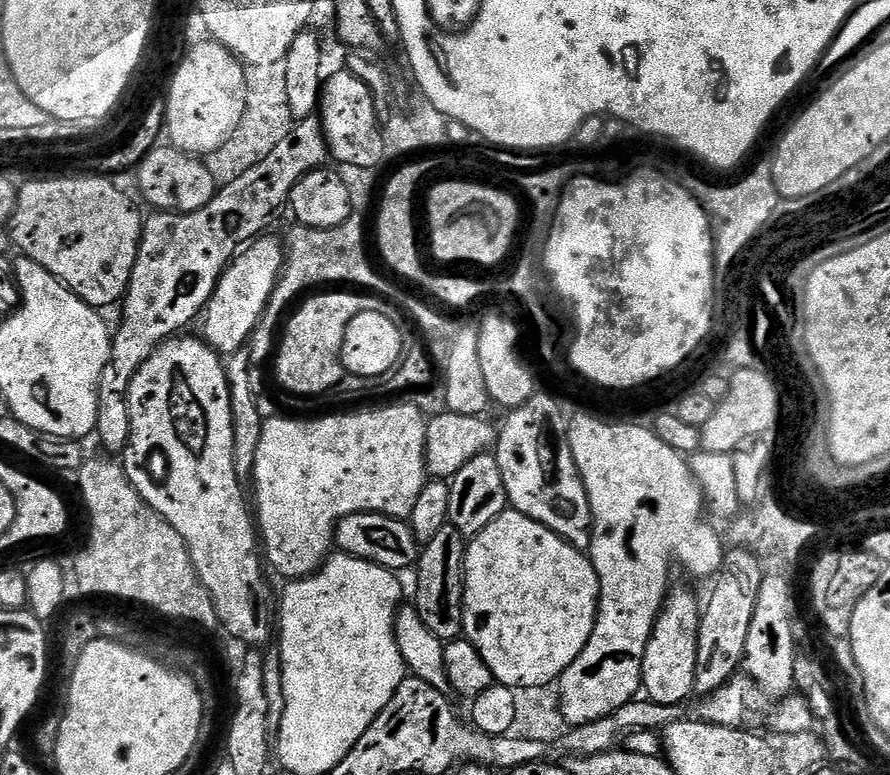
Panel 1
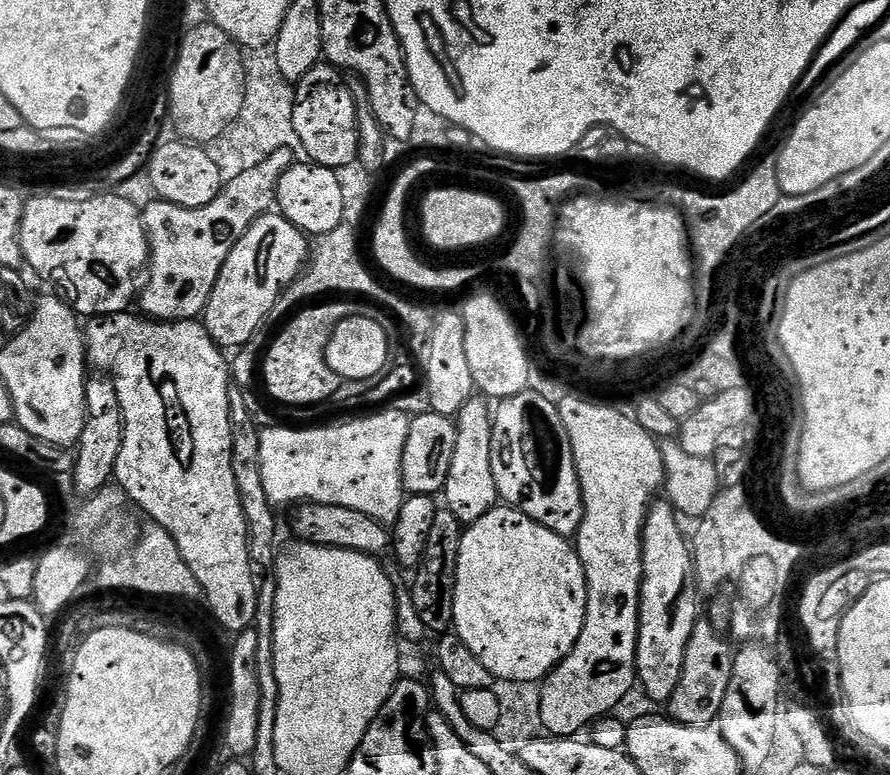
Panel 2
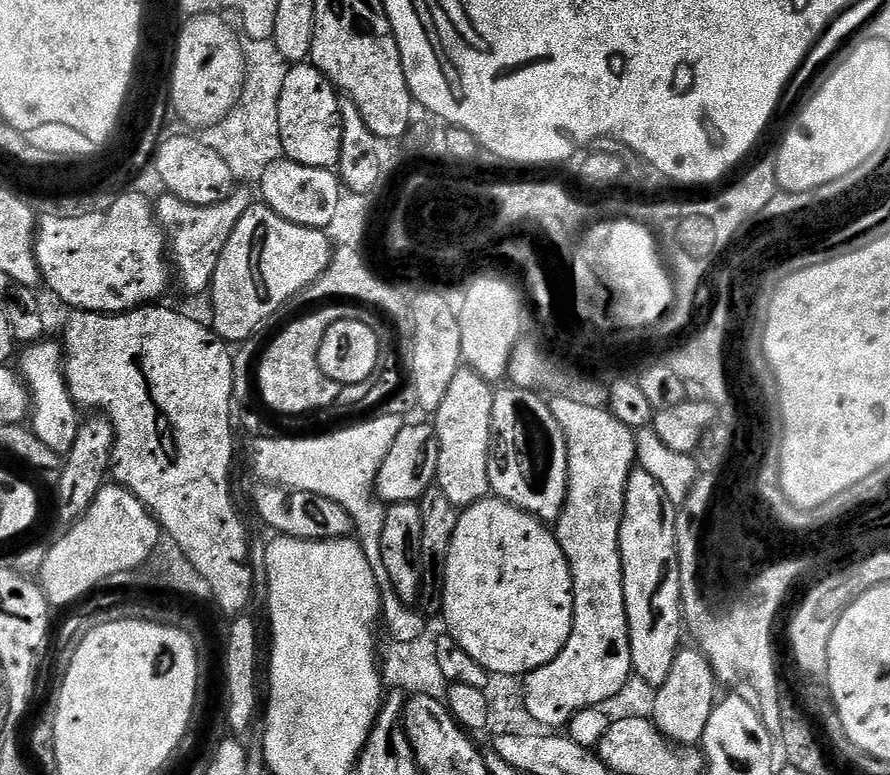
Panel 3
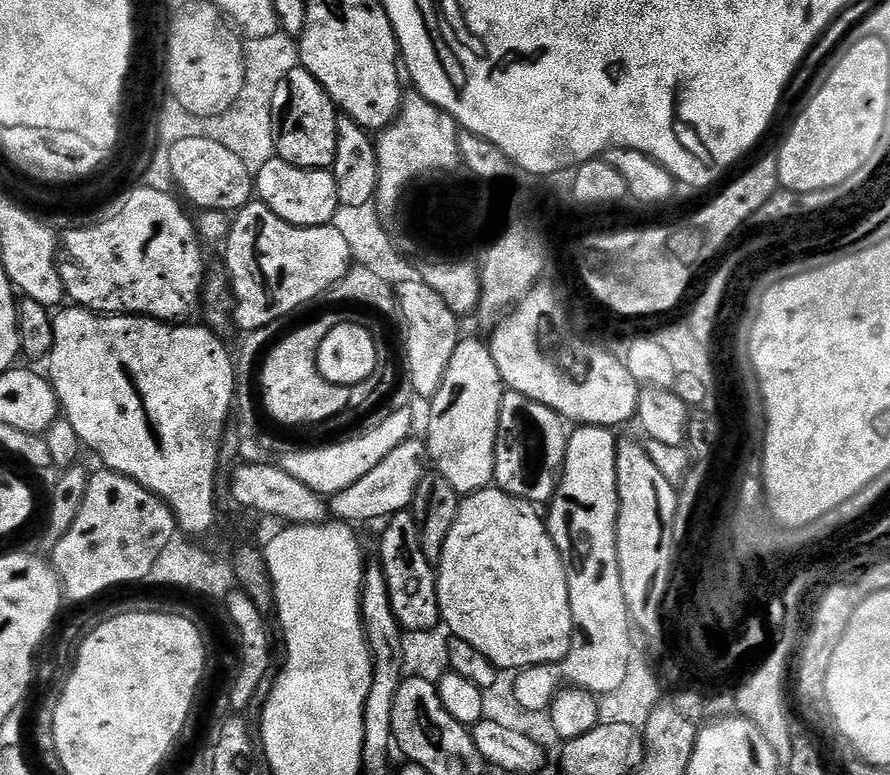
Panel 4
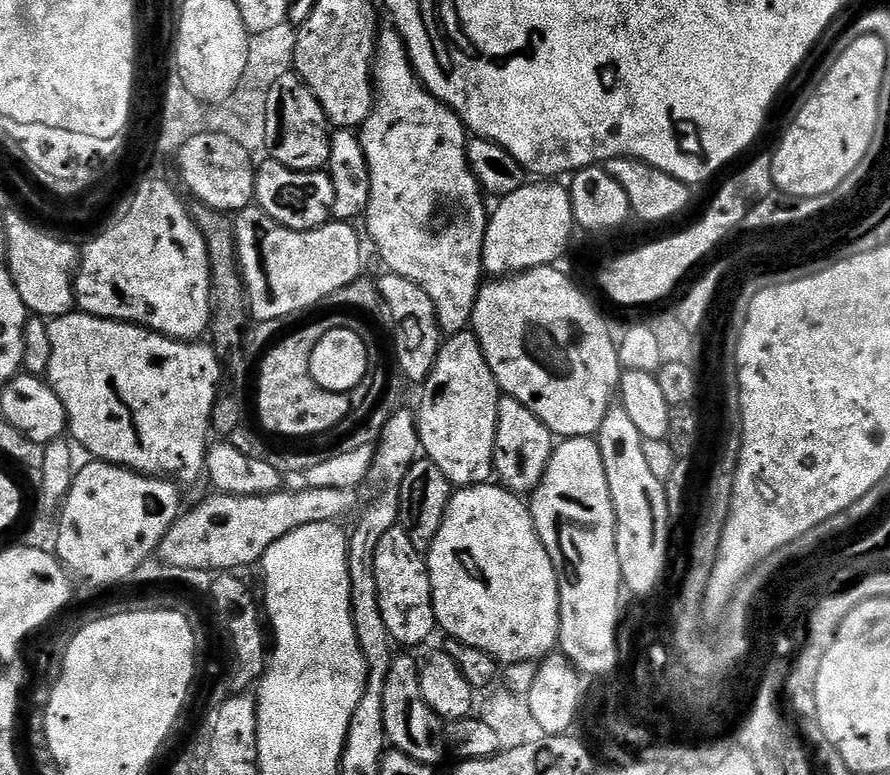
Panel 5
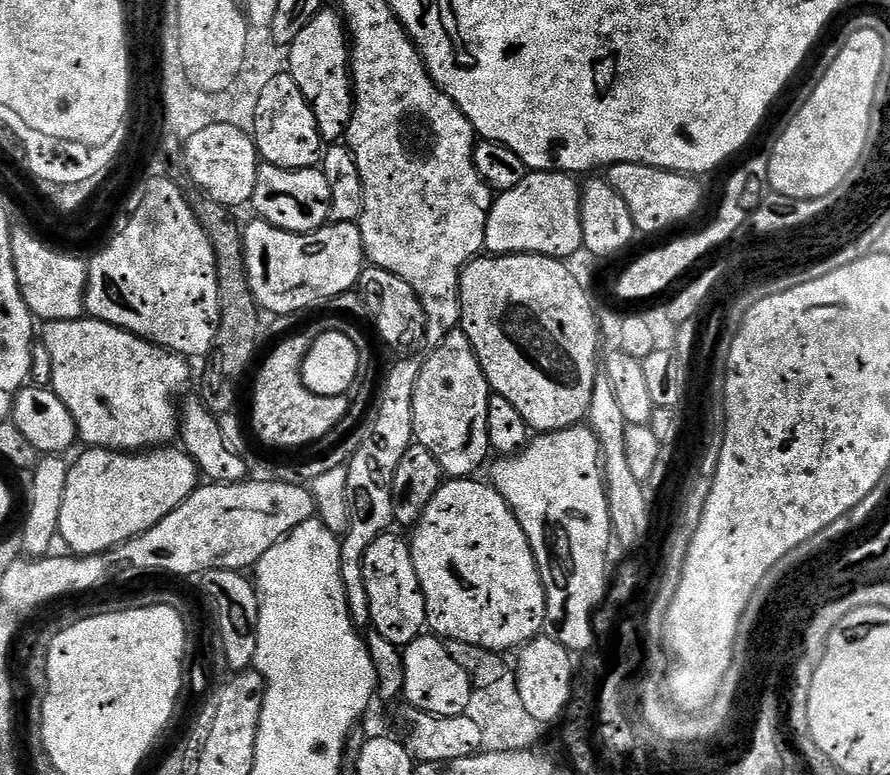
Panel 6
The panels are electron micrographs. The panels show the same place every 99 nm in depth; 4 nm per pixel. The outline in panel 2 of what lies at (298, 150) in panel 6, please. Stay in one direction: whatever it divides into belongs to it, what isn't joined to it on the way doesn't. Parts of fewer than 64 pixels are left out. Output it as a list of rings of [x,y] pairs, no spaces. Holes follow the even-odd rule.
[[[321,62],[295,85],[296,105],[292,122],[294,140],[304,147],[313,164],[335,170],[357,163],[359,154],[359,114],[350,90],[344,87],[345,77],[327,62]]]

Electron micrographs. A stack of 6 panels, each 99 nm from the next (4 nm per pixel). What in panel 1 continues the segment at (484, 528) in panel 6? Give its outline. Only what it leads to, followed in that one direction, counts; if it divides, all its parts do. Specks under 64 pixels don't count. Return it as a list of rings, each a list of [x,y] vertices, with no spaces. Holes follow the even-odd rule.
[[[505,510],[486,530],[482,530],[478,535],[471,537],[467,541],[464,550],[464,631],[463,635],[482,654],[482,662],[490,666],[490,674],[497,684],[505,684],[507,688],[513,690],[525,688],[526,686],[546,686],[555,685],[561,674],[565,672],[582,654],[586,642],[590,642],[590,634],[594,630],[596,621],[596,608],[600,604],[600,583],[598,574],[594,570],[591,559],[581,549],[570,546],[558,534],[554,534],[546,526],[534,522],[526,514],[515,510]]]

